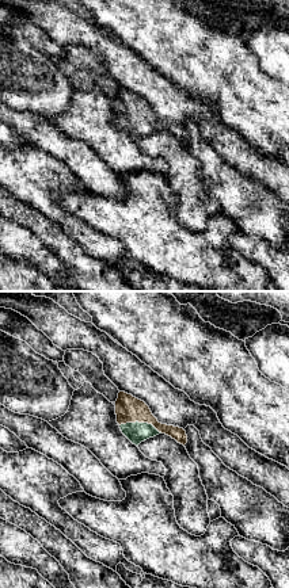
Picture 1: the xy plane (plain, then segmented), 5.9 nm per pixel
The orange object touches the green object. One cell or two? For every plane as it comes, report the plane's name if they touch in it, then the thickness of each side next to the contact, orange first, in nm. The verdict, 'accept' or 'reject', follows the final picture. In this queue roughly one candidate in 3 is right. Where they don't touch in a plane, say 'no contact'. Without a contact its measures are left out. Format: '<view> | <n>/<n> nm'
xy | 160/120 nm

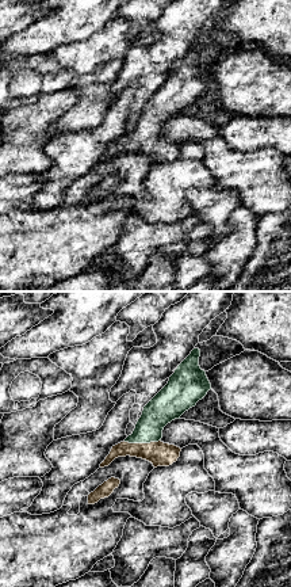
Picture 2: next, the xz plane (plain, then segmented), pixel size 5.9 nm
xz | 140/180 nm

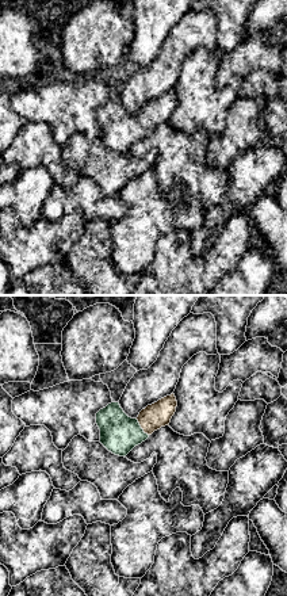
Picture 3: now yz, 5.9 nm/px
yz | 150/240 nm

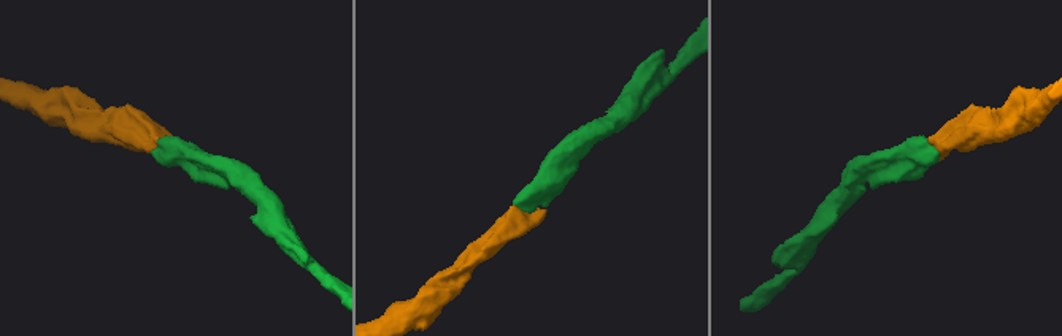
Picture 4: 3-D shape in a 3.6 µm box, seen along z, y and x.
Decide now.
accept

